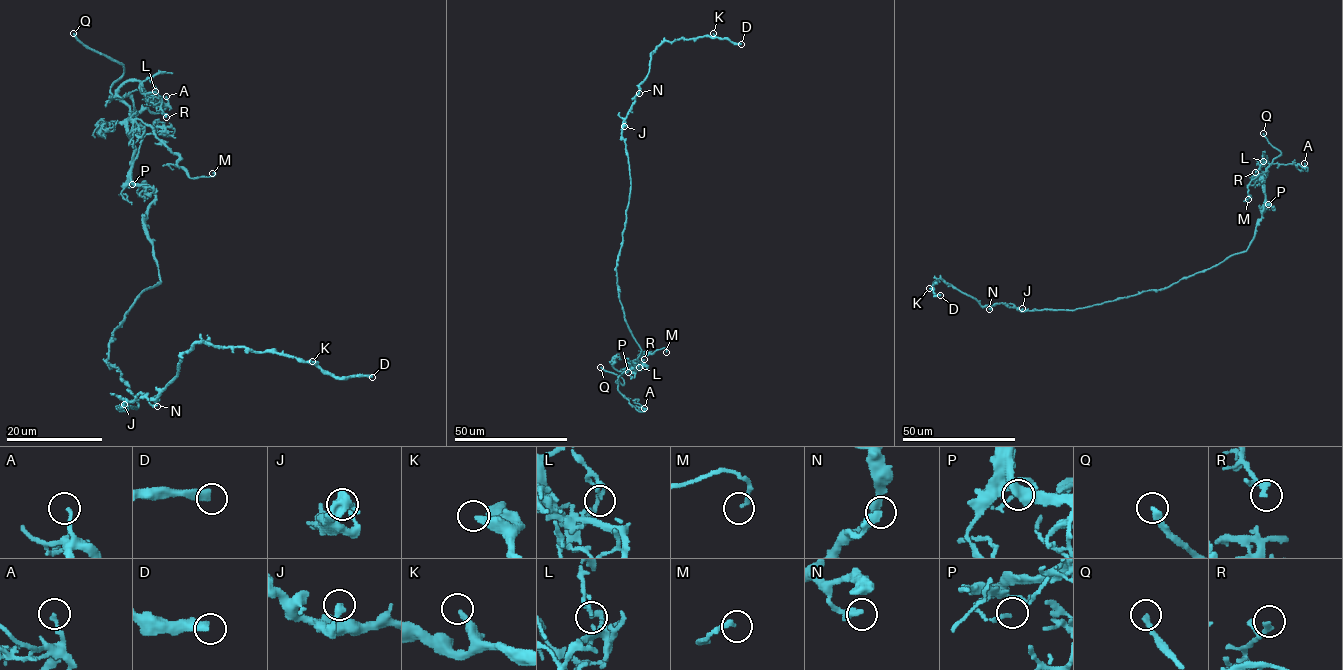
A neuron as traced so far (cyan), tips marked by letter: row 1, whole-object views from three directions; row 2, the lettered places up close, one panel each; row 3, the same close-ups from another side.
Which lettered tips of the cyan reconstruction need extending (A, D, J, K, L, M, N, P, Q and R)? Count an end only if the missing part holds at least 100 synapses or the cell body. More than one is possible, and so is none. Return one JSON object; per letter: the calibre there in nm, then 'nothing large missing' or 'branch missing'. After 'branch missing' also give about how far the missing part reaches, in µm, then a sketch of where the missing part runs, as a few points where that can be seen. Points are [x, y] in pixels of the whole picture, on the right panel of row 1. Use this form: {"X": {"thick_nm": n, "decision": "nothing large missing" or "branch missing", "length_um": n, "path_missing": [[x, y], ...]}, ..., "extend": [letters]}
{"A": {"thick_nm": 180, "decision": "nothing large missing"}, "D": {"thick_nm": 400, "decision": "branch missing", "length_um": 80, "path_missing": [[940, 295], [932, 260], [926, 263], [934, 268], [924, 265], [914, 273], [910, 280], [919, 300]]}, "J": {"thick_nm": 320, "decision": "nothing large missing"}, "K": {"thick_nm": 280, "decision": "nothing large missing"}, "L": {"thick_nm": 140, "decision": "nothing large missing"}, "M": {"thick_nm": 200, "decision": "nothing large missing"}, "N": {"thick_nm": 380, "decision": "nothing large missing"}, "P": {"thick_nm": 140, "decision": "nothing large missing"}, "Q": {"thick_nm": 280, "decision": "branch missing", "length_um": 30, "path_missing": [[1263, 133], [1245, 111], [1251, 101]]}, "R": {"thick_nm": 170, "decision": "nothing large missing"}, "extend": ["D", "Q"]}

